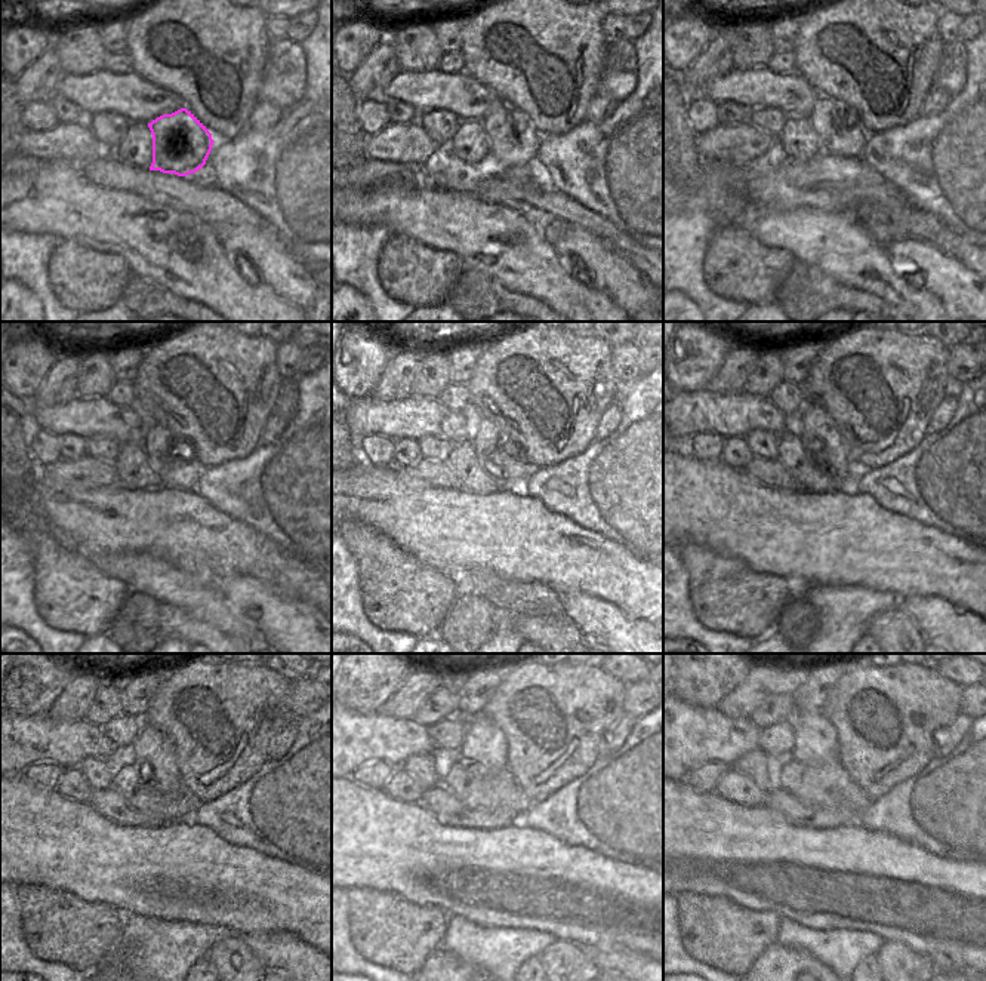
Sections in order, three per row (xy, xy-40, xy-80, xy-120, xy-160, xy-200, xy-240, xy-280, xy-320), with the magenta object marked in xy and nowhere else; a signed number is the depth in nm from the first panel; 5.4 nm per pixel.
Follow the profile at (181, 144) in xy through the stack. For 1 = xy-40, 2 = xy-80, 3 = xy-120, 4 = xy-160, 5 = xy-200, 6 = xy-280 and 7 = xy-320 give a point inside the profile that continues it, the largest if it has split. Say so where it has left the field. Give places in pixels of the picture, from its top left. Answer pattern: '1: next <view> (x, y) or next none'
1: next xy-40 (514, 141)
2: next xy-80 (840, 131)
3: next xy-120 (172, 460)
4: next xy-160 (492, 446)
5: next xy-200 (819, 434)
6: next xy-280 (483, 743)
7: next xy-320 (815, 737)

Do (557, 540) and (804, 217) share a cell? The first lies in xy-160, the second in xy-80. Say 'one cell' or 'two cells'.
two cells

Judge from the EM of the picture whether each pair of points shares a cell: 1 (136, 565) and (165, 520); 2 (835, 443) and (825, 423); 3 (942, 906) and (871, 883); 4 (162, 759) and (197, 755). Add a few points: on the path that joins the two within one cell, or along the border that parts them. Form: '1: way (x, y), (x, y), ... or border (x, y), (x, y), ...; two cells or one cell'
1: border (108, 553), (147, 553), (176, 566); two cells
2: way (831, 439), (825, 433), (825, 427); one cell
3: way (924, 901), (889, 888); one cell
4: border (156, 729), (172, 744), (175, 766), (182, 783); two cells

